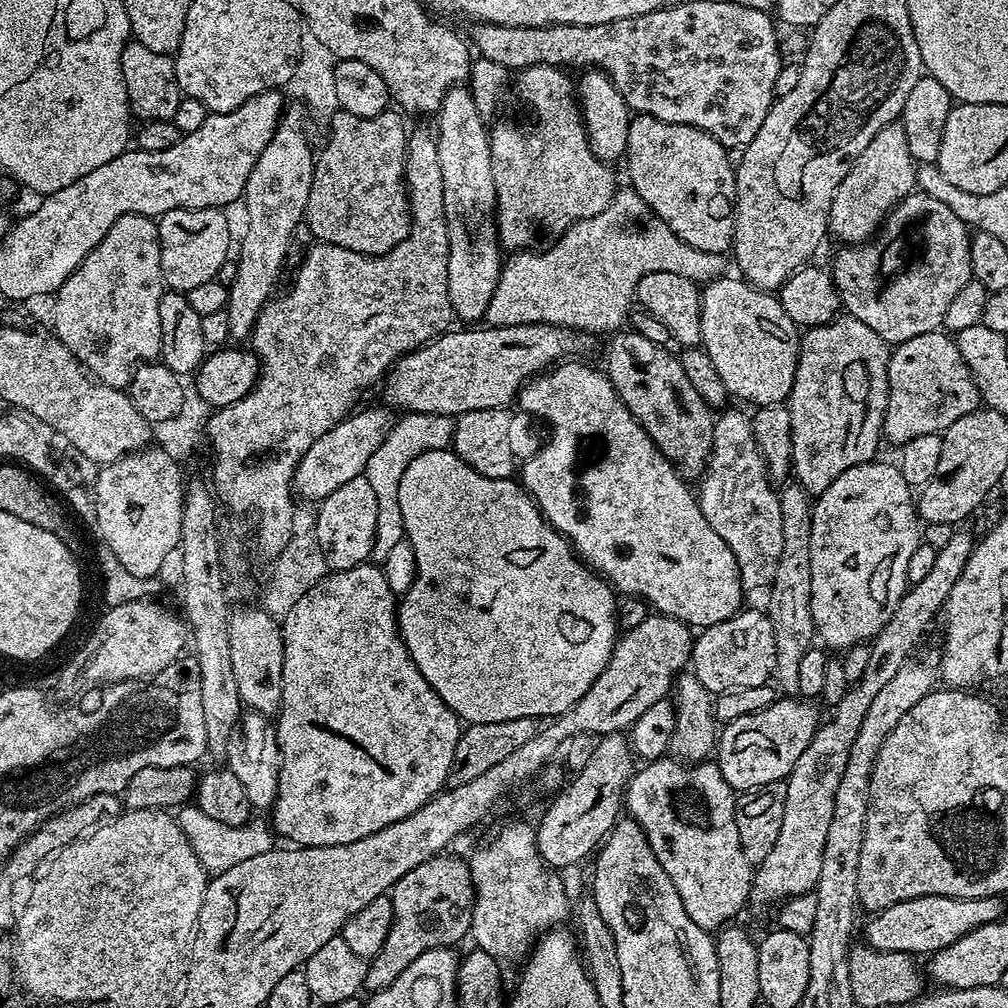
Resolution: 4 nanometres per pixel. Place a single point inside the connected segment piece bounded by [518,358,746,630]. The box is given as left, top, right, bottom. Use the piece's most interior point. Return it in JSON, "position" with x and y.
{"position":[599,480]}

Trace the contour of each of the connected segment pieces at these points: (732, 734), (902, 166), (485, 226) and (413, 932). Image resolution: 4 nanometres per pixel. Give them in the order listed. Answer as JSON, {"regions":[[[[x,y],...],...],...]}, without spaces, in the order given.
{"regions":[[[[778,698],[766,710],[734,718],[719,729],[714,749],[714,762],[722,772],[722,778],[731,786],[733,792],[743,794],[766,786],[770,782],[786,781],[794,770],[794,764],[801,757],[806,746],[810,745],[822,716],[816,713],[815,703],[804,698]]],[[[899,122],[882,126],[882,130],[878,130],[878,134],[870,138],[866,150],[862,150],[862,154],[858,154],[858,158],[852,161],[852,167],[848,169],[846,178],[842,178],[834,194],[828,215],[829,233],[833,237],[836,235],[841,240],[839,243],[844,246],[859,246],[873,239],[874,234],[879,233],[876,232],[879,228],[881,231],[892,209],[916,188],[916,165],[916,161],[910,154],[910,145],[906,142],[904,127]]],[[[464,86],[451,88],[449,92],[444,95],[444,100],[440,103],[440,111],[435,117],[435,120],[436,128],[434,127],[434,135],[436,137],[436,145],[438,146],[438,162],[442,166],[442,198],[446,202],[446,222],[448,223],[448,237],[450,238],[450,250],[448,251],[448,293],[450,294],[450,302],[452,303],[452,310],[457,321],[468,320],[464,322],[480,322],[485,319],[487,306],[490,304],[491,296],[495,292],[495,287],[499,284],[502,265],[500,236],[496,232],[496,191],[494,190],[494,174],[490,170],[490,142],[488,141],[490,128],[489,125],[484,125],[487,124],[485,117],[481,116],[469,89]]],[[[441,854],[422,862],[422,866],[414,866],[410,874],[402,874],[402,878],[398,878],[398,882],[393,886],[390,893],[392,898],[390,934],[386,934],[386,940],[382,942],[382,950],[378,950],[378,954],[370,961],[368,973],[364,975],[363,987],[369,993],[390,986],[390,982],[394,982],[394,978],[398,978],[398,974],[402,974],[402,970],[406,970],[406,966],[414,962],[414,958],[426,954],[426,950],[459,945],[459,940],[469,935],[471,910],[475,902],[471,870],[468,868],[467,859],[459,860],[456,856],[448,855]]]]}

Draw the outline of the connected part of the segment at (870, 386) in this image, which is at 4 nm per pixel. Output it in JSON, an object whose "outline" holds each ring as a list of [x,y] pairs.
{"outline":[[[841,314],[829,324],[809,328],[800,338],[800,357],[794,374],[794,386],[786,407],[790,414],[793,452],[791,471],[795,483],[801,484],[809,497],[822,495],[826,486],[859,464],[870,464],[877,459],[876,447],[882,444],[884,415],[888,405],[889,345],[885,344],[866,322]]]}

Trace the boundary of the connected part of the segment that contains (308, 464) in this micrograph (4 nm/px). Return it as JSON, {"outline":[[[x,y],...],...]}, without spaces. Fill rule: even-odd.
{"outline":[[[387,407],[363,408],[353,411],[345,420],[339,420],[333,428],[326,430],[326,434],[322,434],[322,438],[318,438],[318,442],[310,446],[310,450],[306,450],[294,477],[294,492],[299,499],[301,496],[313,502],[325,500],[334,494],[334,490],[338,490],[338,486],[350,482],[350,478],[365,475],[374,450],[382,446],[393,426],[394,416],[391,416],[393,413]]]}

